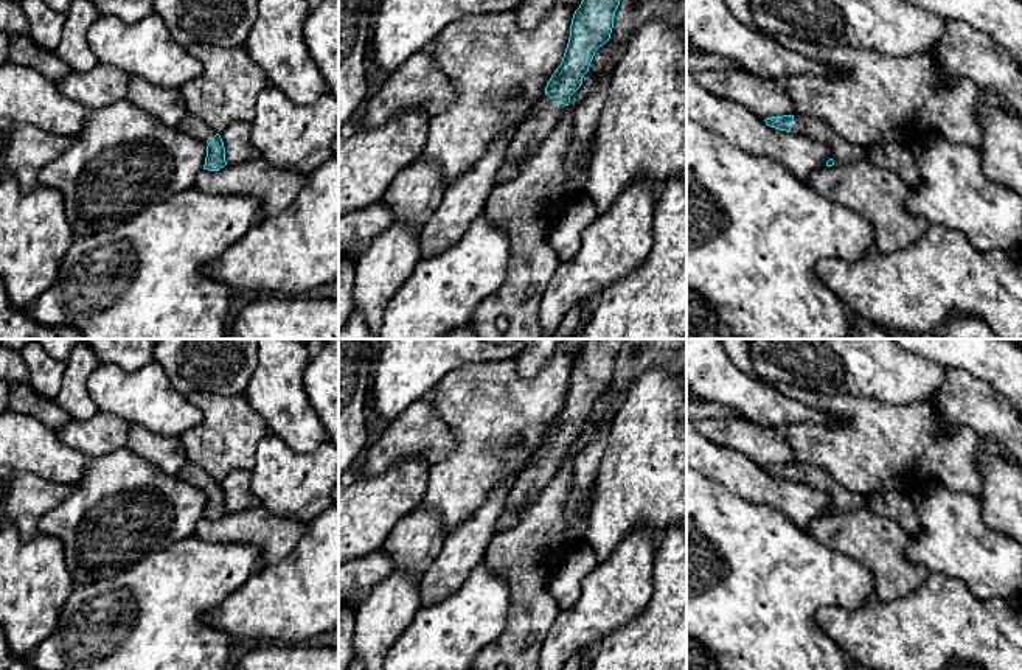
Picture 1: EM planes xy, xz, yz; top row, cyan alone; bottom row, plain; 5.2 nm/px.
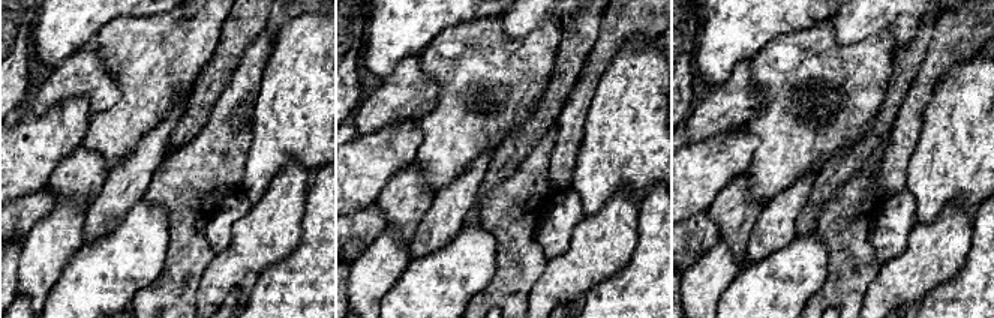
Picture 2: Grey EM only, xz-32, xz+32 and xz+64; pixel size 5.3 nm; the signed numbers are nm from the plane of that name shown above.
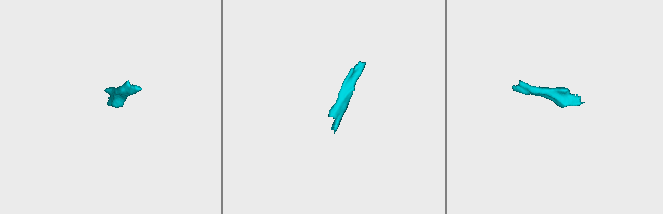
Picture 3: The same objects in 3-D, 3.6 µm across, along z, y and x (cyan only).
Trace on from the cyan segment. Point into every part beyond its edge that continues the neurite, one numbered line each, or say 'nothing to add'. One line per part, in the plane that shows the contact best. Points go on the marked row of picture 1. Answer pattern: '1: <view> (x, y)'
1: xz (527, 139)

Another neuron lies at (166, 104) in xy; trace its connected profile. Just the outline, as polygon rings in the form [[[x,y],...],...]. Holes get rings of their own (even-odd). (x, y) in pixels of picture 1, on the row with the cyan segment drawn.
[[[138,76],[130,78],[126,99],[169,127],[188,113],[180,89],[158,87]]]

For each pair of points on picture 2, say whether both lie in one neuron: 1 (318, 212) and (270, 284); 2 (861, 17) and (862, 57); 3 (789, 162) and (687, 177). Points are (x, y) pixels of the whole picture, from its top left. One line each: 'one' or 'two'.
1: one
2: two
3: two

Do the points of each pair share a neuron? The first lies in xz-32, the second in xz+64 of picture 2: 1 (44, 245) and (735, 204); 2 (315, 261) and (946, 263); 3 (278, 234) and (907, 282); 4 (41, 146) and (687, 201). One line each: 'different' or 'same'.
1: different
2: different
3: same
4: same

